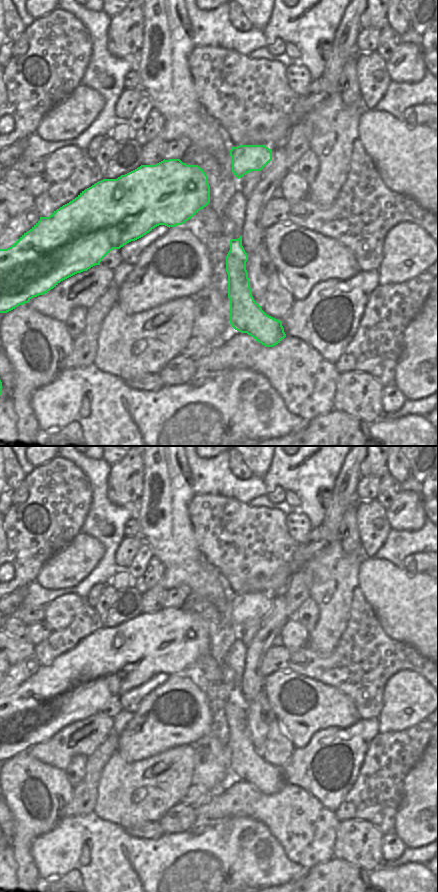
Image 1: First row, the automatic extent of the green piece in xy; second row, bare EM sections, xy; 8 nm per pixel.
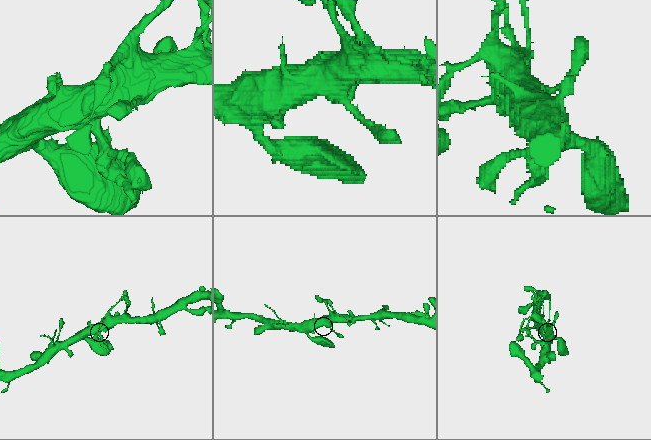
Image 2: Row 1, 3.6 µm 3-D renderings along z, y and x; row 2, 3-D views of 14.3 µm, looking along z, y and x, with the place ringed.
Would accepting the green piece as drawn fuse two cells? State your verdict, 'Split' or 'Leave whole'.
Leave whole

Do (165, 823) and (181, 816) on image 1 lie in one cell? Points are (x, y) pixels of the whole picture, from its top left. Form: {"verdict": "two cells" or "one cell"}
{"verdict": "one cell"}

